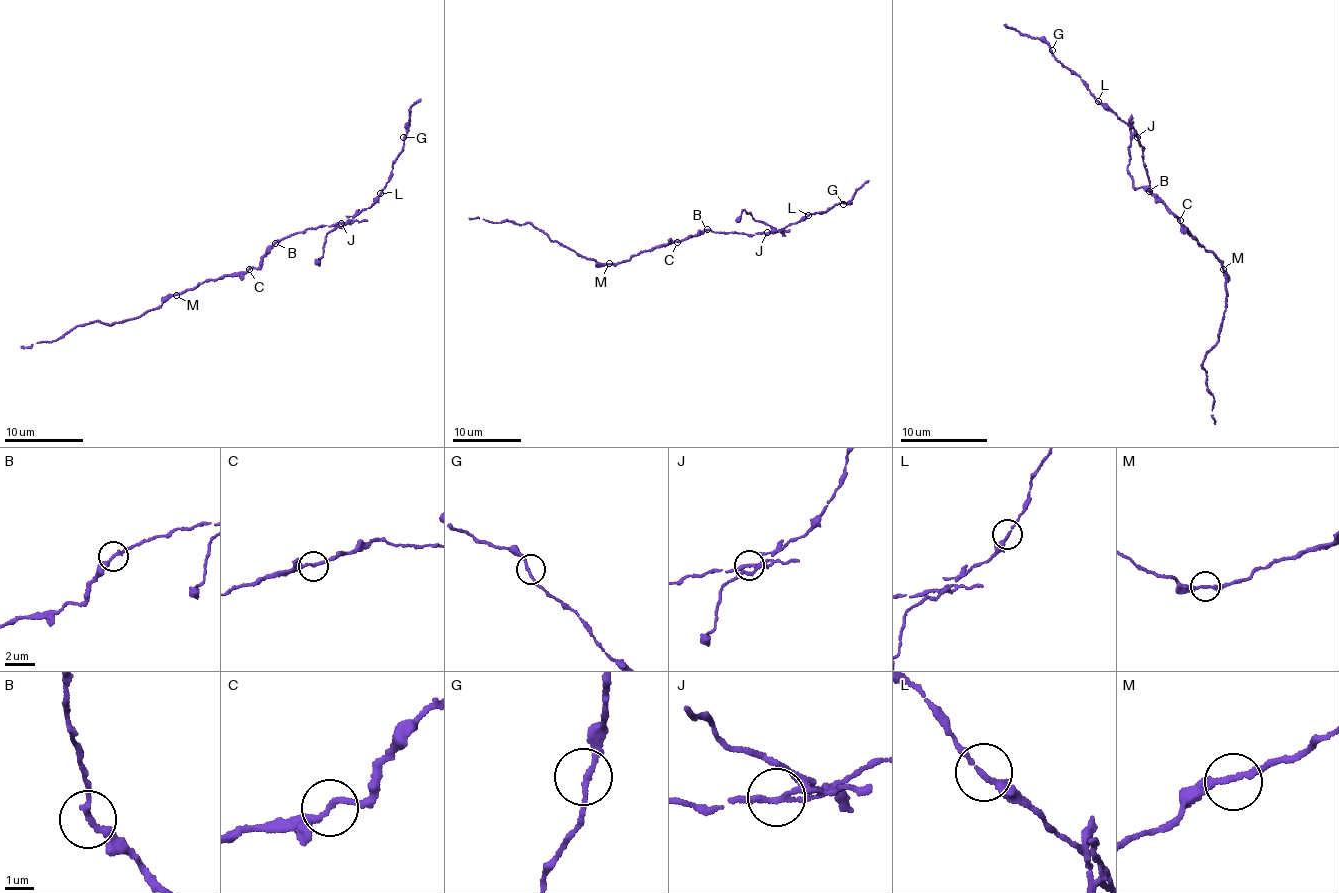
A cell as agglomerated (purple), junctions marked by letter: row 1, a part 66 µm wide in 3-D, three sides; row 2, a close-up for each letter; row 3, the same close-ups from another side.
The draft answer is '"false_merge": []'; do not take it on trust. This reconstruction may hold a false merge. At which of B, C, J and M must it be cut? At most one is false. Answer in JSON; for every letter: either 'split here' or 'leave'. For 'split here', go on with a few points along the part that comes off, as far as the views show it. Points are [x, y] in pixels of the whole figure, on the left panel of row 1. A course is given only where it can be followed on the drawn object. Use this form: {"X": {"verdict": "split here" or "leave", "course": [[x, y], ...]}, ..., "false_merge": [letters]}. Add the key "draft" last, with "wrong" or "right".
{"B": {"verdict": "leave"}, "C": {"verdict": "leave"}, "J": {"verdict": "split here", "course": [[341, 223], [376, 202], [404, 146], [409, 112], [420, 98]]}, "M": {"verdict": "leave"}, "false_merge": ["J"], "draft": "wrong"}

